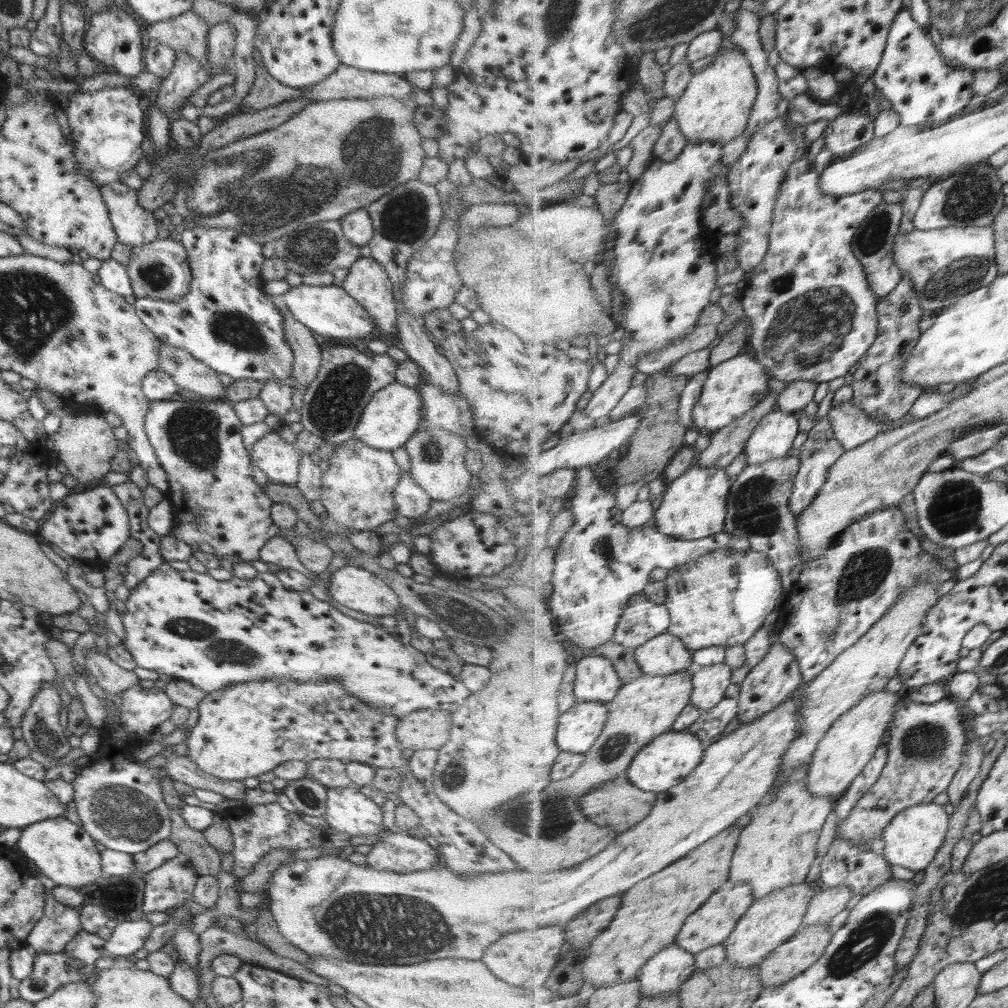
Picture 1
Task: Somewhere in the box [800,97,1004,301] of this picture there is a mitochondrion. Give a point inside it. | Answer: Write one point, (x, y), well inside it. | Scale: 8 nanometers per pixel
(968, 199)

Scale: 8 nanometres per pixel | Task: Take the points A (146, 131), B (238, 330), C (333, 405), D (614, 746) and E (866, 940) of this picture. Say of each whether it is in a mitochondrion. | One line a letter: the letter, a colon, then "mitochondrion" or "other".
A: other
B: mitochondrion
C: mitochondrion
D: mitochondrion
E: mitochondrion

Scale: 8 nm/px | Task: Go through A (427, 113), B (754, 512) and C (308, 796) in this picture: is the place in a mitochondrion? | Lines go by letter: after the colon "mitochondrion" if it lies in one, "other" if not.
A: other
B: mitochondrion
C: mitochondrion

